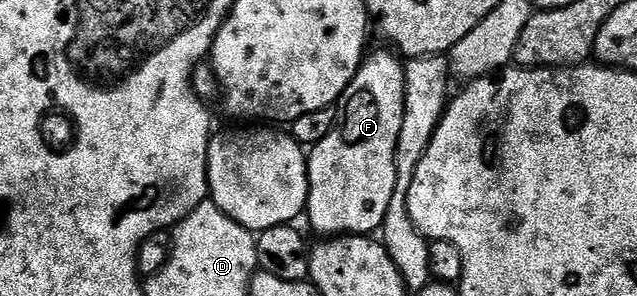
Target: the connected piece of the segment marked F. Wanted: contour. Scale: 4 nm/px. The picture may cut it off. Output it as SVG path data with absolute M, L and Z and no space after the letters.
M385 49L372 50L362 60L335 106L337 126L327 139L312 146L307 157L307 218L310 227L325 239L376 234L391 204L397 182L399 131L405 114L405 66L396 52Z

